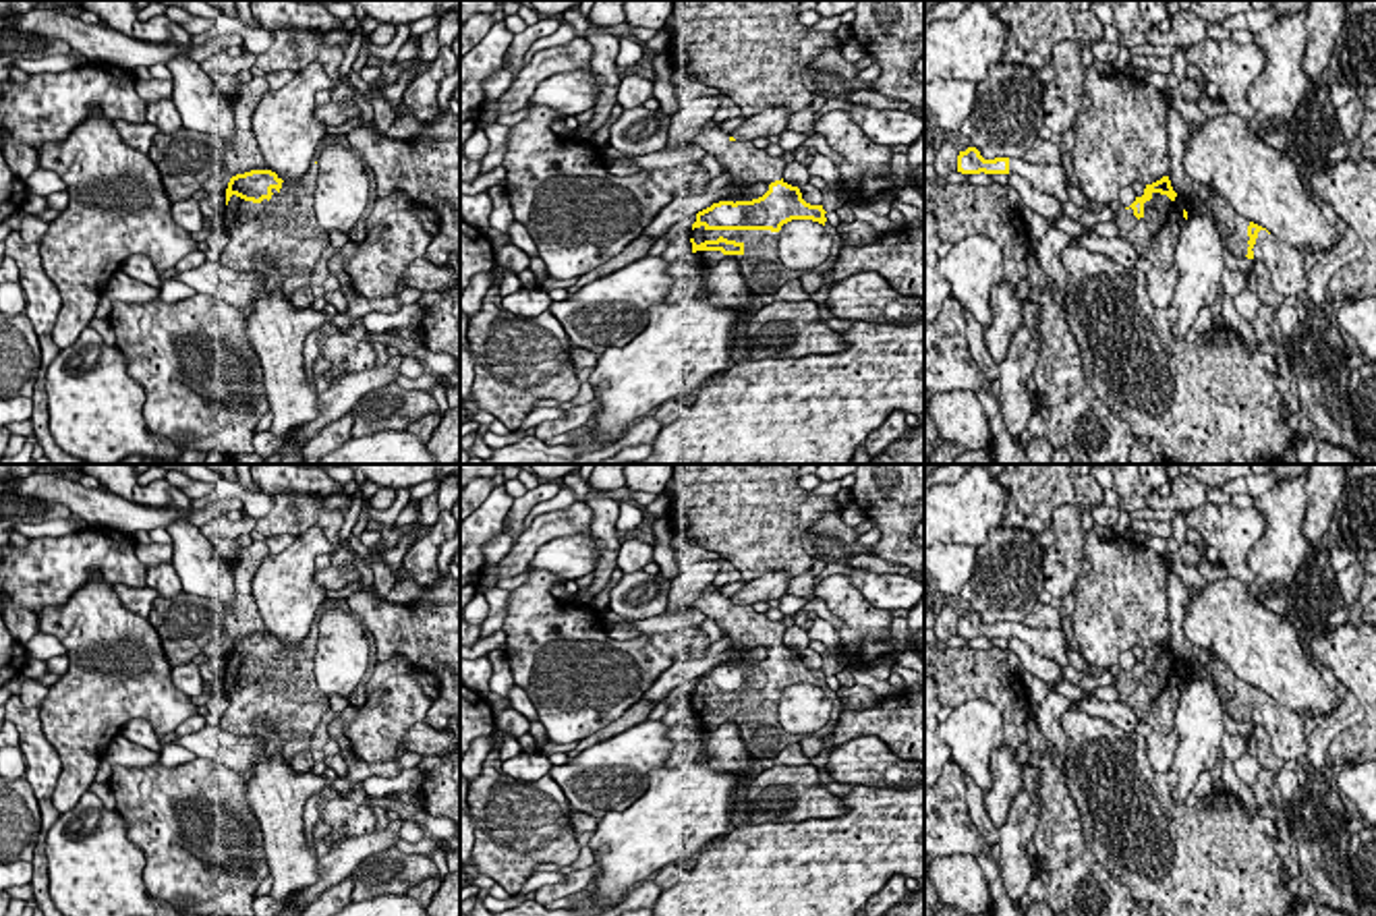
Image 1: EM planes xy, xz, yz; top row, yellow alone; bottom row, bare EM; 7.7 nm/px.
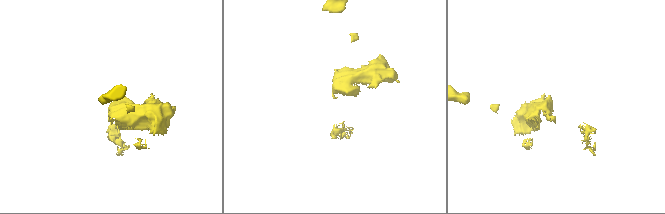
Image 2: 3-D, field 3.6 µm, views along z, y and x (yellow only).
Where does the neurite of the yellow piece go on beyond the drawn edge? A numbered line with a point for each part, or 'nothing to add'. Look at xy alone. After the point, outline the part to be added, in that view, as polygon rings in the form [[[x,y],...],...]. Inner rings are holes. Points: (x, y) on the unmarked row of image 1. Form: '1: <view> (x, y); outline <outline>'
1: xy (284, 695); outline [[[315,626],[296,651],[282,647],[271,663],[261,667],[230,661],[224,676],[224,694],[230,705],[220,725],[232,734],[257,734],[290,761],[311,748],[313,734],[329,711],[329,698],[317,688]]]

